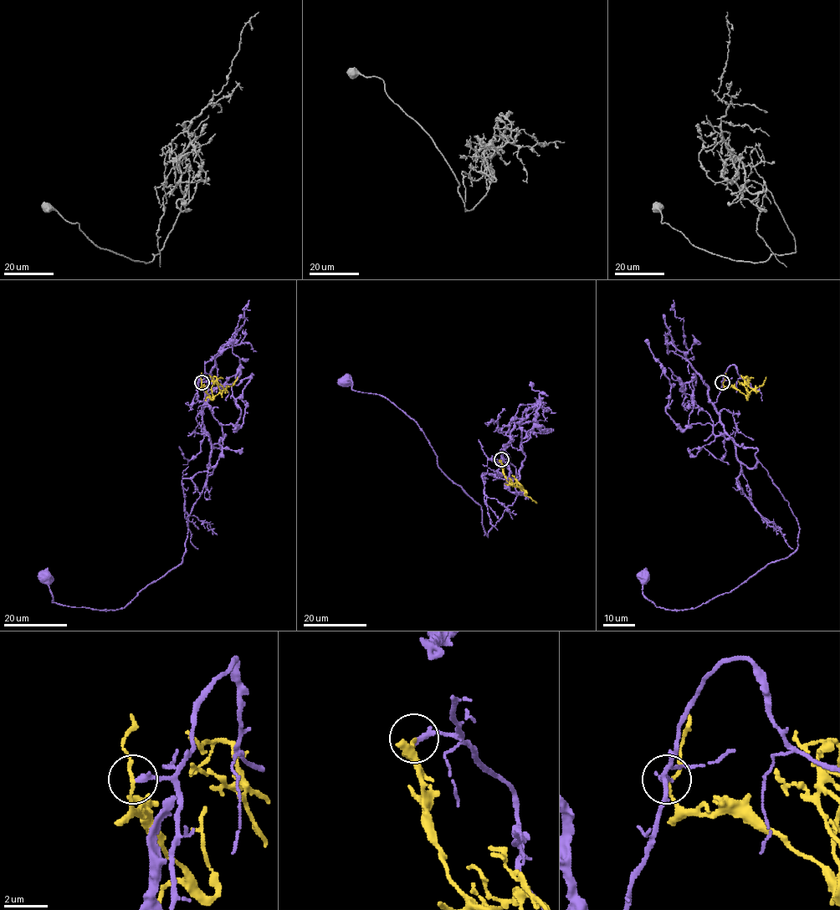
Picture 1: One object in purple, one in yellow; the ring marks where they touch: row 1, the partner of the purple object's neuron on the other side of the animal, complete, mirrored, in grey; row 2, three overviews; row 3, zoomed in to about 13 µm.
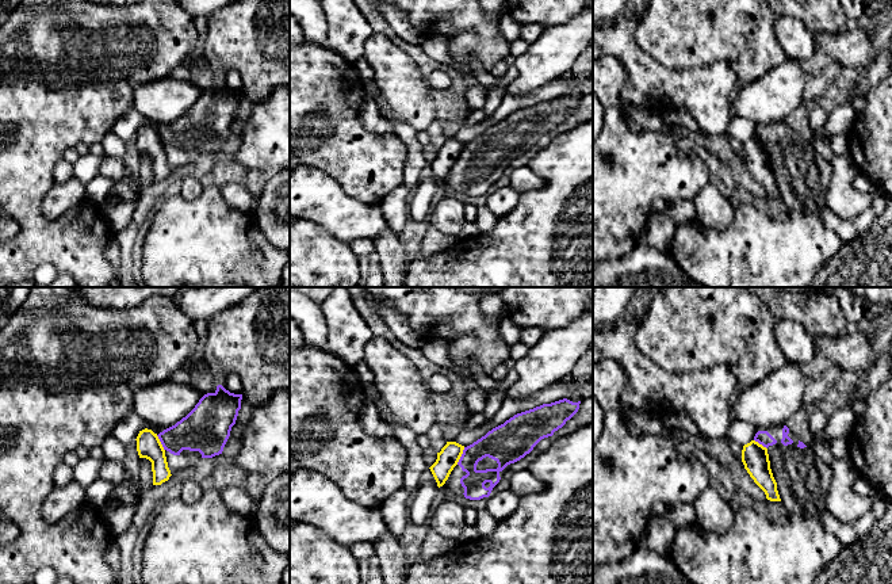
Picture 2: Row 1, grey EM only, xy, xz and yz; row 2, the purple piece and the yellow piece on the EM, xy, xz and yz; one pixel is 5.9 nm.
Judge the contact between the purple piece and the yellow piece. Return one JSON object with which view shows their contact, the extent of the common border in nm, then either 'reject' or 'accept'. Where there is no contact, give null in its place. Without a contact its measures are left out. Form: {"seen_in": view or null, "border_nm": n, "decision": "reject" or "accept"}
{"seen_in": "xz", "border_nm": 120, "decision": "reject"}

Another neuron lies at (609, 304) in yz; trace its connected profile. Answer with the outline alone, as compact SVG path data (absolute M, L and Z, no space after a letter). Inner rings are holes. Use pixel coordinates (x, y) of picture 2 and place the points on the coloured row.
M593 287L593 327L604 328L620 320L639 287Z

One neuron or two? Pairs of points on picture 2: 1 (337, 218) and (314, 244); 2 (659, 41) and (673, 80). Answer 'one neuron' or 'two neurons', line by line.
1: two neurons
2: two neurons

